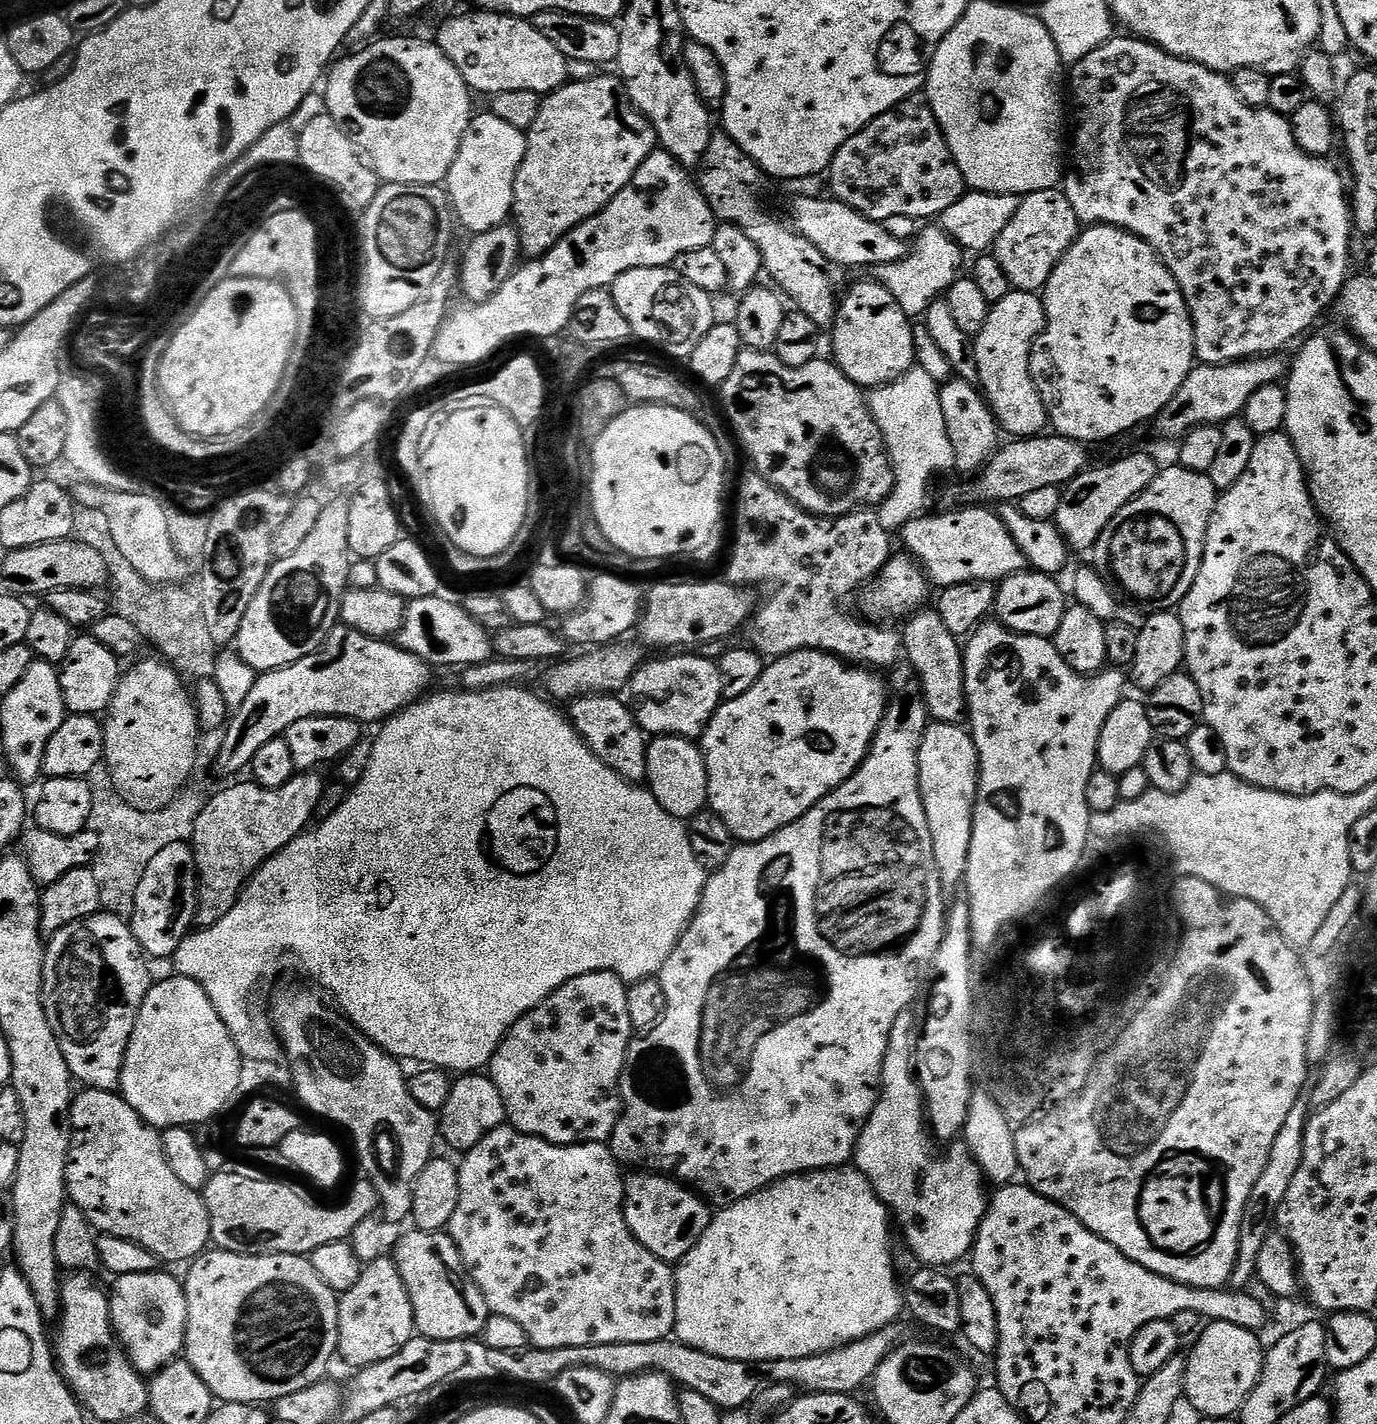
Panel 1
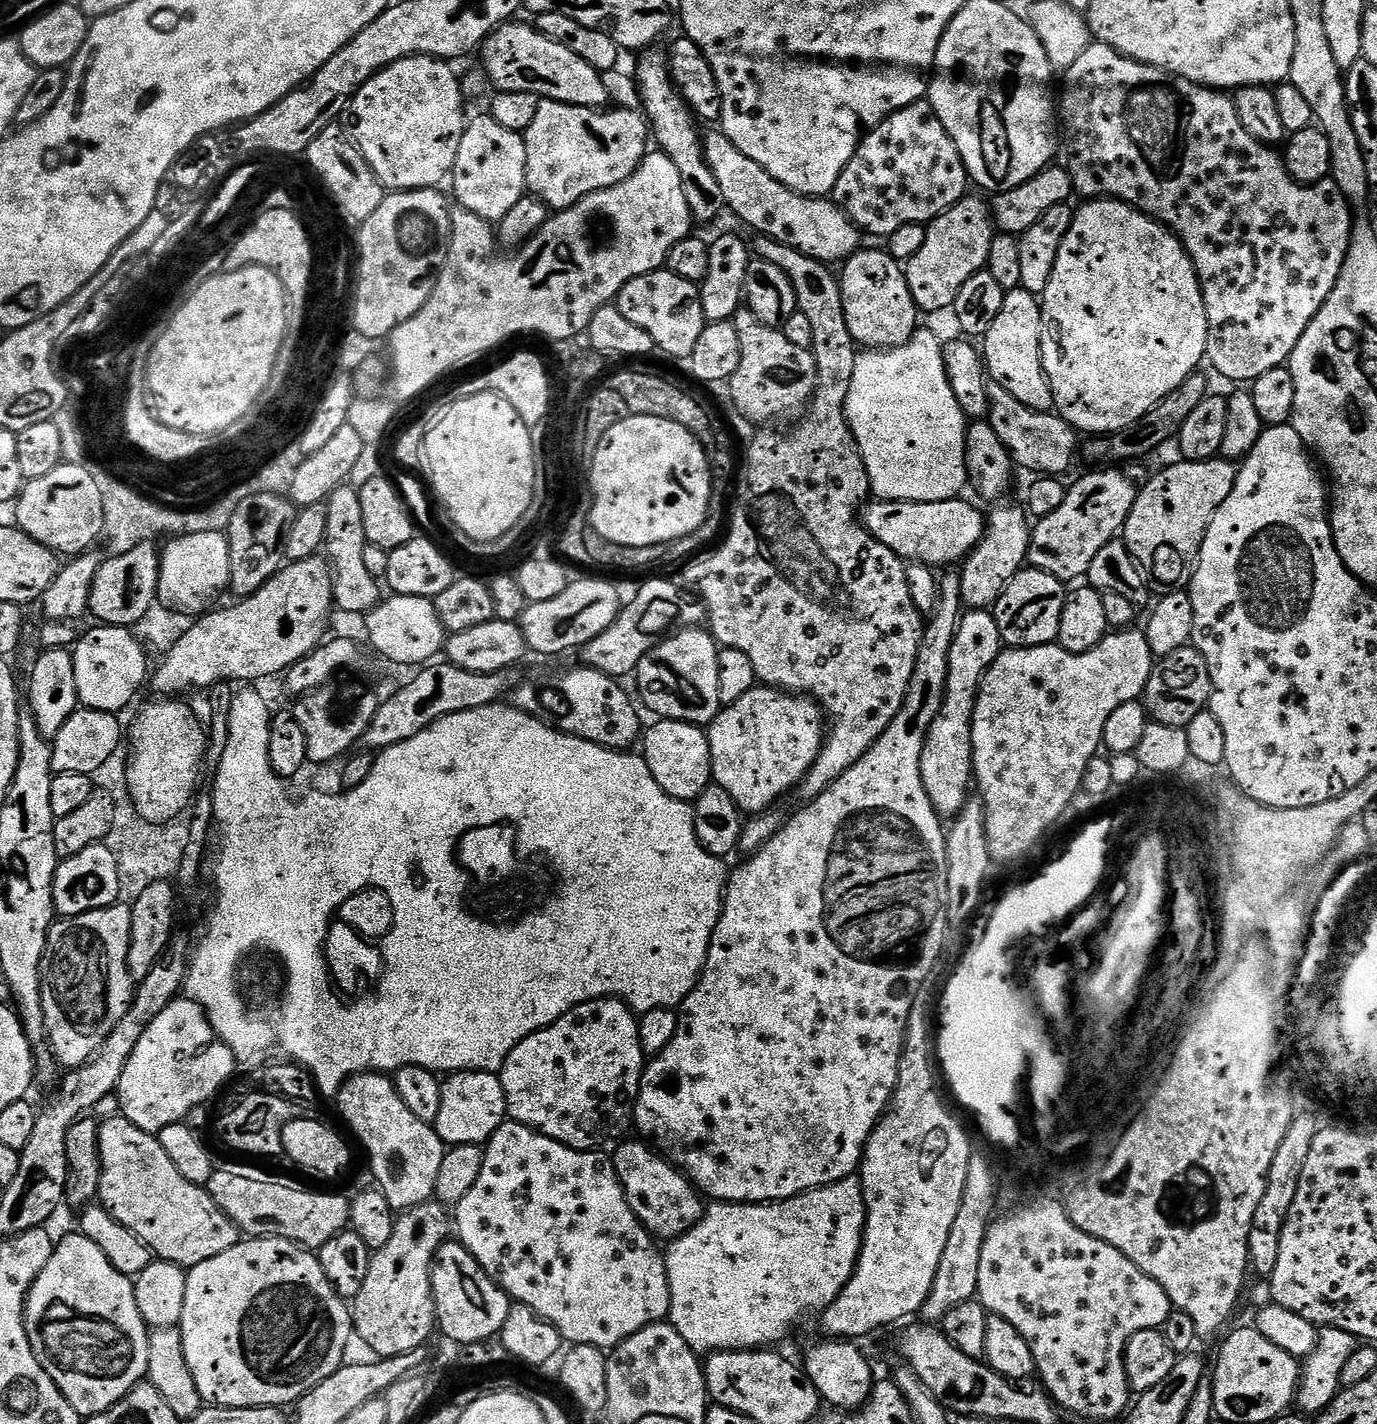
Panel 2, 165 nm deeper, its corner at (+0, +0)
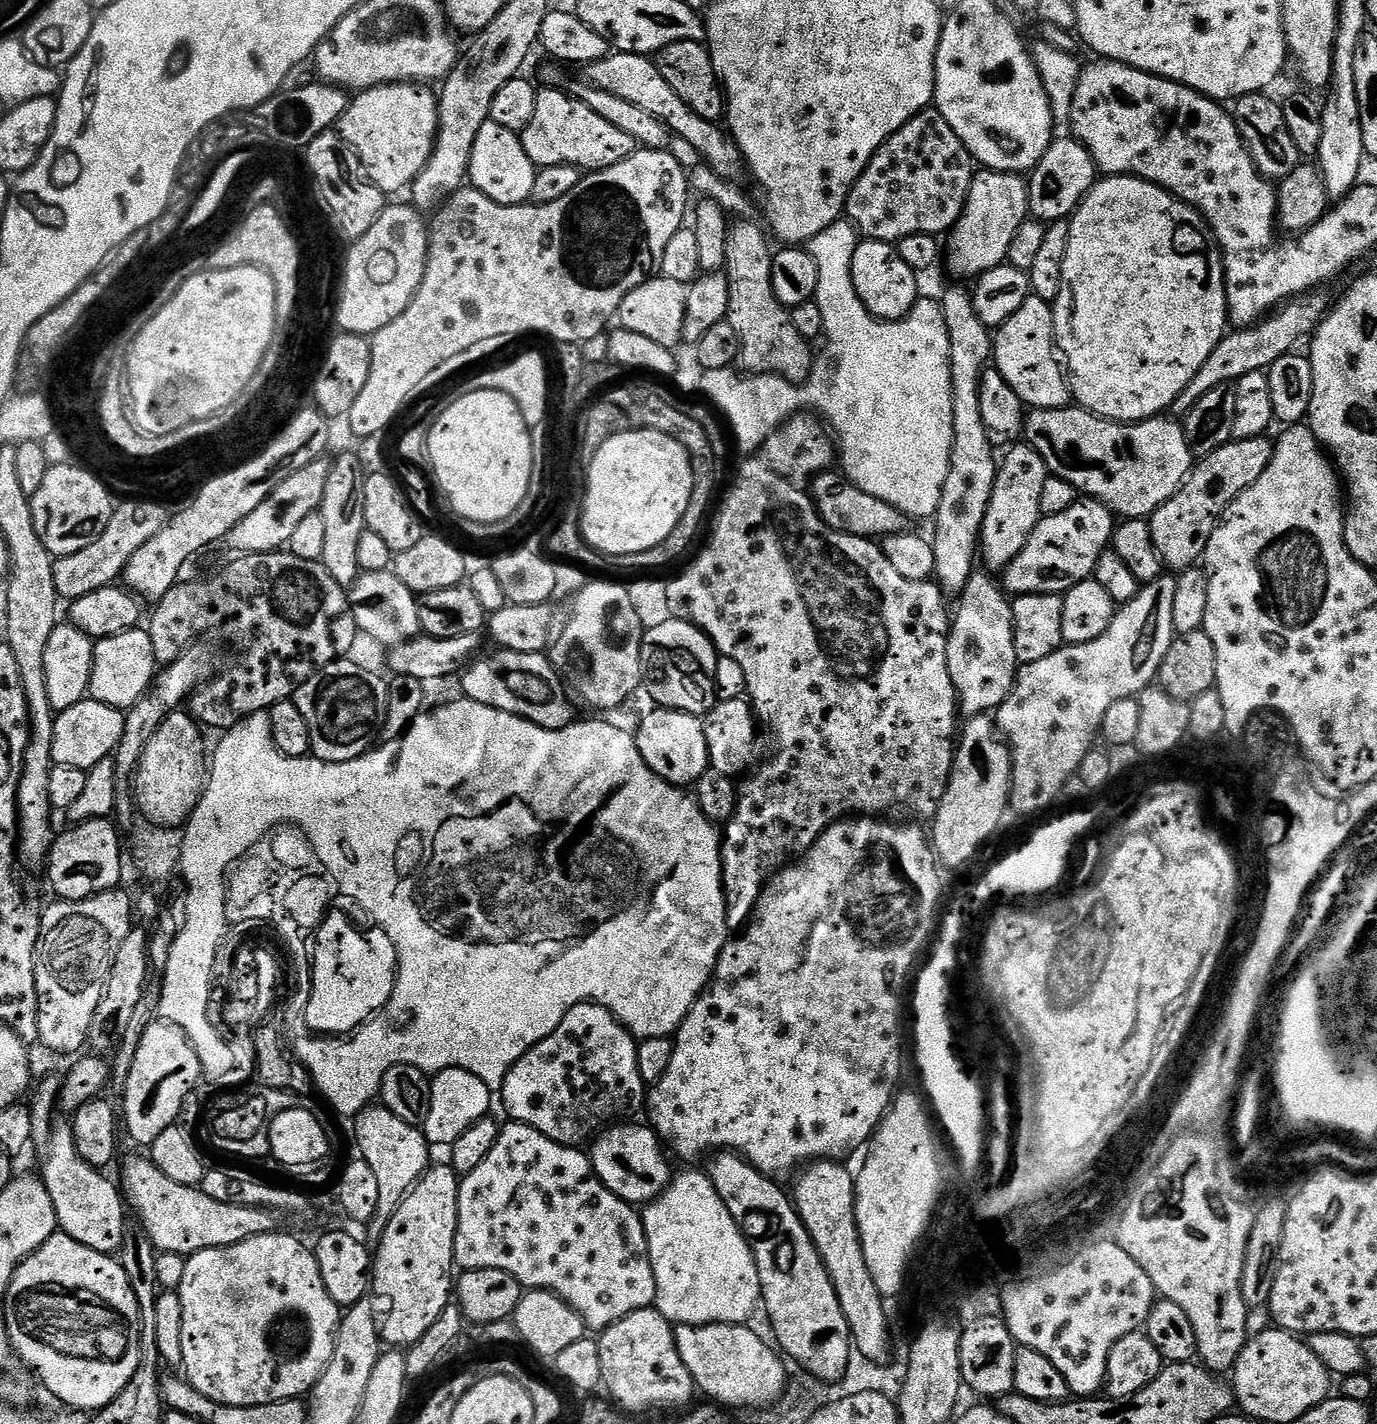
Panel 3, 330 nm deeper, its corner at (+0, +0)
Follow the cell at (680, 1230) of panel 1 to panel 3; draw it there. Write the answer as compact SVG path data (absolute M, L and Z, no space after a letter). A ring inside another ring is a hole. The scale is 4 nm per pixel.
M620 1122L603 1129L591 1141L590 1159L596 1176L614 1195L630 1205L647 1206L651 1200L656 1200L664 1193L670 1171L660 1137L651 1127L636 1123L640 1122Z

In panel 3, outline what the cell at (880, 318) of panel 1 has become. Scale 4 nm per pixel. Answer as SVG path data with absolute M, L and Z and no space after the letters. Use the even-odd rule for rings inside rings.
M884 240L859 241L856 249L851 249L852 285L866 310L877 320L903 320L918 299L916 280L918 273L910 270L906 262L897 254L895 247Z

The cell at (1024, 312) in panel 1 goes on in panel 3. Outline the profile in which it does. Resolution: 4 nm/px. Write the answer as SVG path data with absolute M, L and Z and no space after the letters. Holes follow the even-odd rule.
M1030 294L1026 302L995 329L992 354L995 368L1029 409L1069 407L1070 384L1054 347L1054 318L1049 301Z

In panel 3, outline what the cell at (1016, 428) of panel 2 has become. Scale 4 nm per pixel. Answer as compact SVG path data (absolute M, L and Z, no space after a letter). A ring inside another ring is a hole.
M1069 406L1067 408L1038 408L1029 411L1027 415L1025 415L1022 436L1027 444L1029 444L1042 458L1042 462L1046 462L1046 466L1051 475L1062 478L1066 482L1070 482L1070 486L1074 486L1077 493L1097 500L1099 504L1105 504L1117 517L1130 520L1151 517L1152 513L1159 510L1159 508L1183 486L1184 481L1188 479L1189 472L1191 472L1194 467L1194 457L1184 437L1184 429L1172 418L1153 418L1150 420L1142 420L1134 424L1121 424L1119 420L1107 420L1101 416L1096 416L1092 412L1087 412L1086 409L1079 406Z

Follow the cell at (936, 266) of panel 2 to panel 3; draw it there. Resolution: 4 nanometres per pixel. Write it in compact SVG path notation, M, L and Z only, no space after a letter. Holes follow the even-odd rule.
M980 170L975 173L972 185L968 191L968 197L964 203L964 209L960 217L956 219L956 225L950 230L946 240L946 260L948 256L948 268L956 276L969 276L975 278L997 268L999 264L1005 263L1008 259L1010 241L1018 226L1029 219L1028 210L1028 186L1023 175L1015 172L993 172L991 170Z

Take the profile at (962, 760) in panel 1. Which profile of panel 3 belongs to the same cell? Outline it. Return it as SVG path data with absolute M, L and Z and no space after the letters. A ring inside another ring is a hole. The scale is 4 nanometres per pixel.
M973 571L966 590L958 598L948 634L948 669L954 682L961 717L971 718L1000 708L1012 692L1018 671L1014 650L1012 600L987 571Z

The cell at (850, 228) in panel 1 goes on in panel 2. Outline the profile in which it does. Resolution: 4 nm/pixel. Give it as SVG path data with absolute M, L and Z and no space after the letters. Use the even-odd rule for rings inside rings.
M723 130L703 133L702 147L709 170L714 174L727 211L733 212L742 223L761 237L776 240L782 246L790 246L815 260L843 262L855 252L861 251L862 233L843 210L831 199L819 196L803 196L801 192L782 186L778 178L766 174L754 158L746 158L742 150L730 142Z

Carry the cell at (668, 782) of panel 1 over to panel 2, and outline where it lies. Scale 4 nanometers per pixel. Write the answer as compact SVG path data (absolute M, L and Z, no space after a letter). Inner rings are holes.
M657 719L655 723L642 736L642 755L650 766L650 774L654 774L654 782L674 798L695 802L698 794L713 783L707 731L699 724L687 724L681 720Z

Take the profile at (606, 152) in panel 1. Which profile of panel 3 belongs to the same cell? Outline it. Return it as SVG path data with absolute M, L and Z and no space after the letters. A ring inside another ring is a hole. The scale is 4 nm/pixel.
M541 87L534 118L524 132L519 133L522 146L537 169L569 164L585 173L597 172L603 168L622 162L630 153L637 151L638 145L630 134L618 130L606 118L601 118L575 96L569 96L560 88Z

